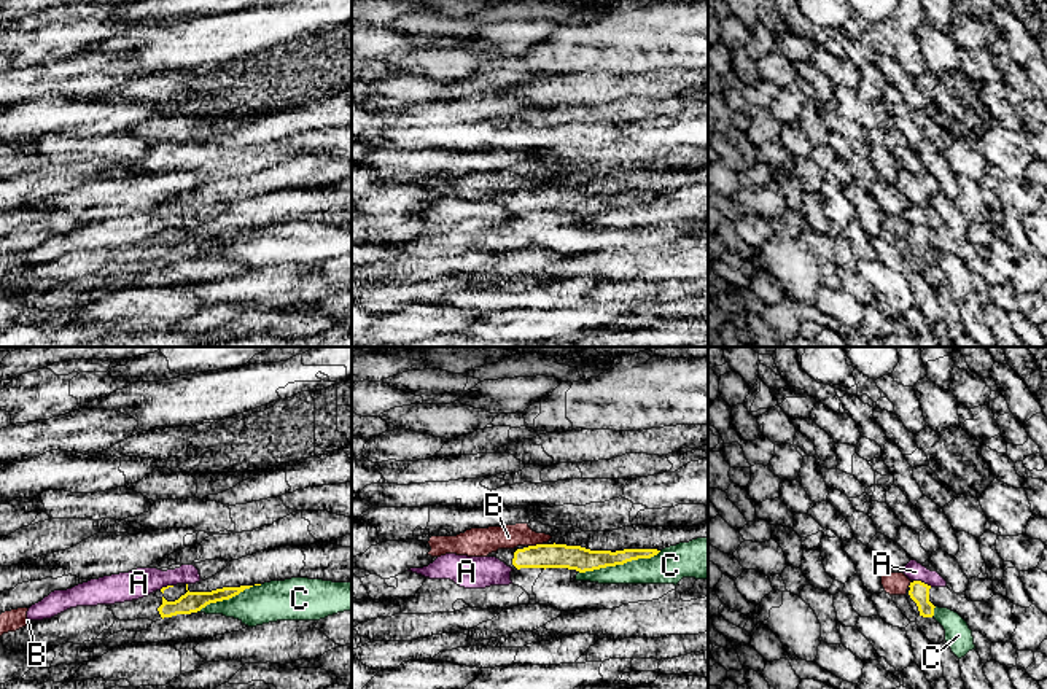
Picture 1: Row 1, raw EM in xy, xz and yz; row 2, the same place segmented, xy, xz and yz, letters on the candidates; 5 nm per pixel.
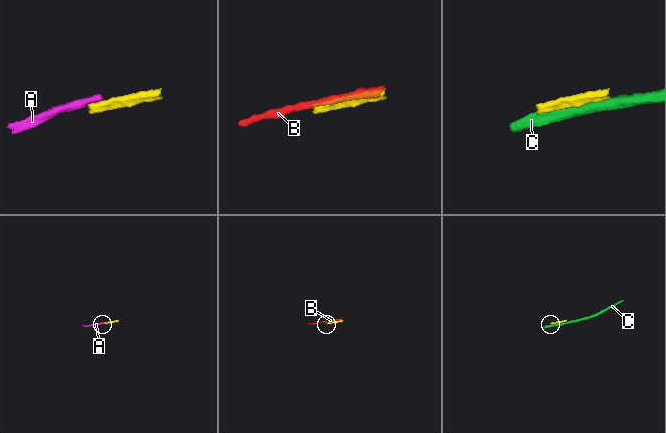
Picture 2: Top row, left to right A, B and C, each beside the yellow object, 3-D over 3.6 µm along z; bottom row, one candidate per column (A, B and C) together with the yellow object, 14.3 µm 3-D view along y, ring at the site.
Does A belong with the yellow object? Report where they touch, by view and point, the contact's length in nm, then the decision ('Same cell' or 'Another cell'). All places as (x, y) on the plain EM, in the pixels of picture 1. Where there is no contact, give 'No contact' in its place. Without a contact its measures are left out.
Touches yellow at yz (923, 226). Shared border 100 nm. Another cell

